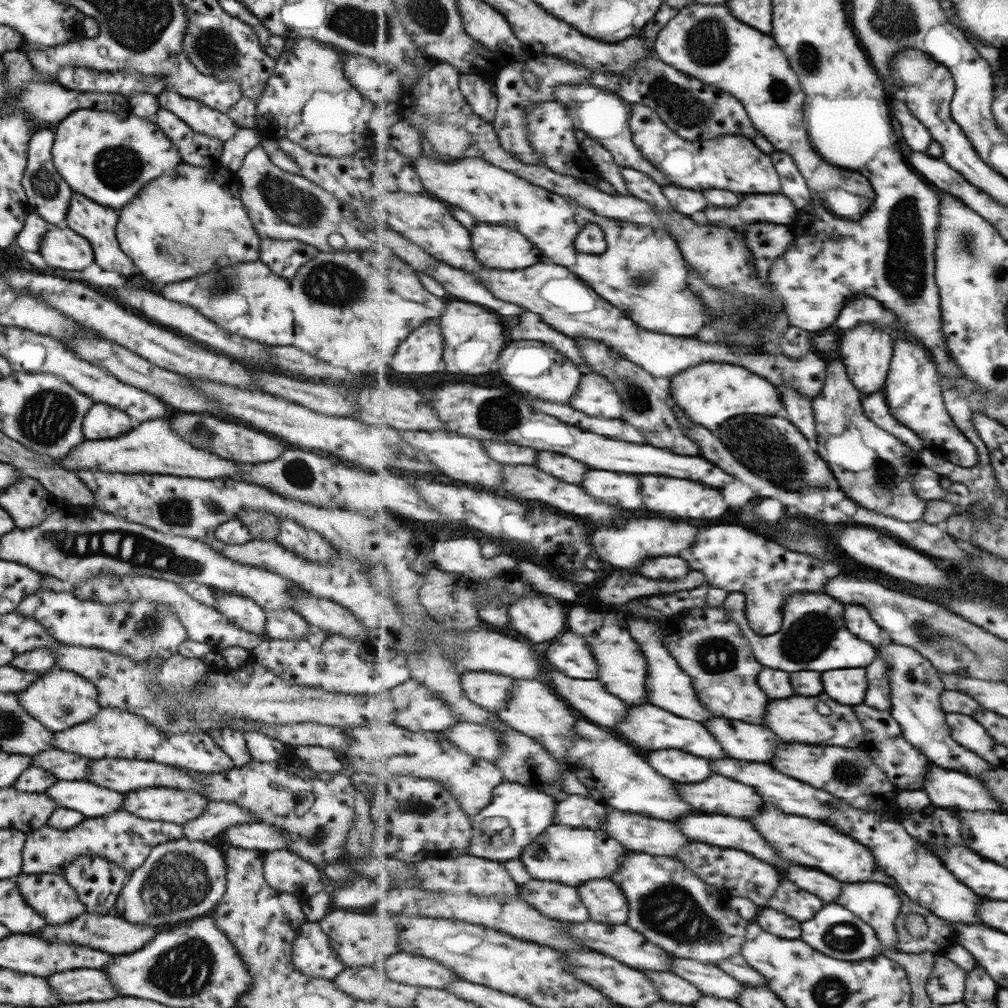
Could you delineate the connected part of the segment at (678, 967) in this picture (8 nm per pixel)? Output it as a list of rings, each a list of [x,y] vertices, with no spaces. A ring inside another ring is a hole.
[[[673,958],[671,973],[691,982],[705,995],[734,1000],[742,993],[745,983],[733,978],[720,967],[691,958]]]

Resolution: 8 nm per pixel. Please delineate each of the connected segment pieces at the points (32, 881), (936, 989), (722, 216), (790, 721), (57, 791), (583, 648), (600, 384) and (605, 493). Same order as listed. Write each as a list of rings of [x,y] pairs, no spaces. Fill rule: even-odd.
[[[19,873],[16,888],[23,901],[47,924],[68,924],[85,913],[83,904],[69,887],[64,876],[49,873]]]
[[[942,953],[935,957],[935,966],[926,984],[928,995],[935,1005],[955,1004],[964,1000],[969,973]]]
[[[783,193],[757,194],[757,196],[749,194],[744,198],[741,208],[739,206],[733,206],[733,208],[709,206],[705,210],[707,220],[725,222],[729,226],[741,226],[741,224],[757,223],[758,221],[792,226],[800,214],[796,204]]]
[[[827,694],[813,696],[813,698],[793,696],[787,700],[773,700],[769,704],[765,725],[787,743],[861,747],[866,735],[853,708],[847,704],[839,704],[833,698],[829,698],[829,704],[827,704]]]
[[[55,781],[45,794],[57,807],[69,808],[80,812],[85,818],[98,817],[113,810],[119,810],[123,794],[99,788],[89,782]]]
[[[569,630],[558,638],[551,642],[549,650],[543,650],[547,663],[571,678],[598,679],[599,665],[589,643]]]
[[[584,372],[581,377],[580,387],[569,404],[577,410],[581,410],[589,416],[605,416],[605,418],[623,418],[623,401],[614,386],[600,374],[596,372]]]
[[[591,470],[589,474],[585,474],[581,486],[607,504],[615,504],[621,508],[643,506],[643,498],[639,496],[639,478],[633,474]]]

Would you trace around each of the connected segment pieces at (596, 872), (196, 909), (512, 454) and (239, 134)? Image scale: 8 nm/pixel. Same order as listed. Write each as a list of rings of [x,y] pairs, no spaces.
[[[553,824],[540,834],[535,842],[528,844],[522,850],[519,859],[533,879],[553,881],[579,888],[588,880],[611,878],[631,851],[633,850],[629,850],[618,840],[608,836],[603,828],[593,830]]]
[[[182,837],[154,846],[139,868],[130,871],[111,914],[133,925],[175,926],[209,914],[225,893],[223,848]]]
[[[483,440],[491,459],[503,465],[537,465],[541,451],[506,441]]]
[[[238,128],[237,132],[222,143],[217,165],[229,171],[236,171],[242,163],[246,152],[257,147],[260,141],[260,135],[255,129]]]

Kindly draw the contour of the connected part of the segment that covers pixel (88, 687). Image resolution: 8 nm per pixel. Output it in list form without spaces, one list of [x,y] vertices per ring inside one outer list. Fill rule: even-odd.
[[[52,666],[44,671],[25,690],[17,693],[16,699],[27,714],[53,733],[91,720],[100,709],[96,701],[95,686],[82,676],[71,671],[61,670],[57,666]]]

